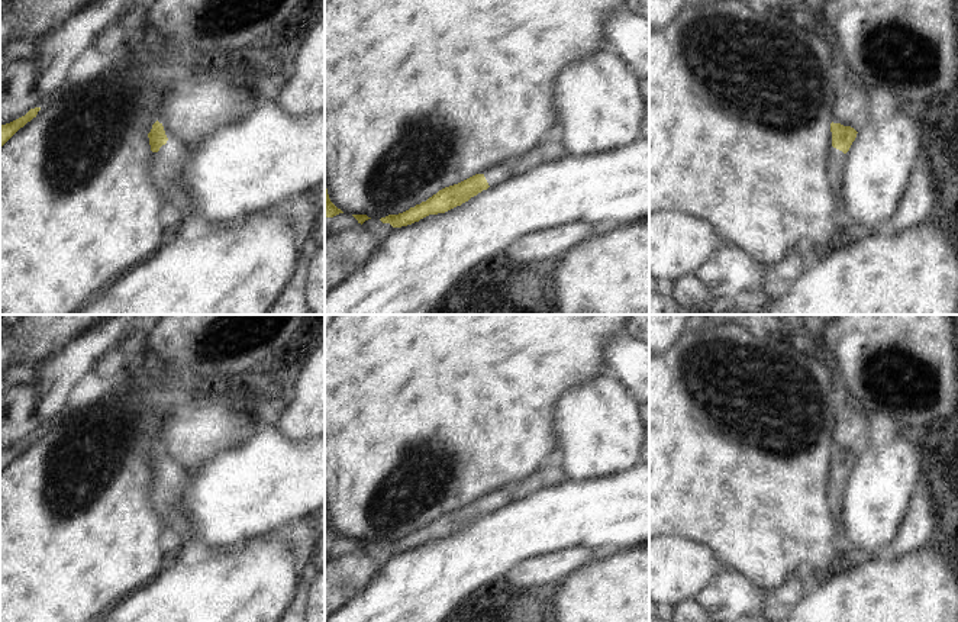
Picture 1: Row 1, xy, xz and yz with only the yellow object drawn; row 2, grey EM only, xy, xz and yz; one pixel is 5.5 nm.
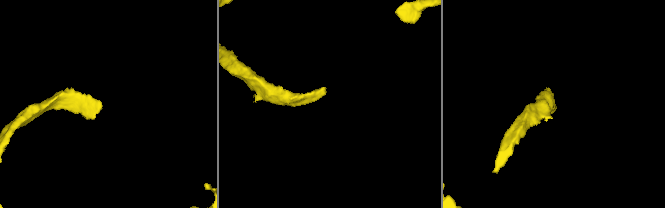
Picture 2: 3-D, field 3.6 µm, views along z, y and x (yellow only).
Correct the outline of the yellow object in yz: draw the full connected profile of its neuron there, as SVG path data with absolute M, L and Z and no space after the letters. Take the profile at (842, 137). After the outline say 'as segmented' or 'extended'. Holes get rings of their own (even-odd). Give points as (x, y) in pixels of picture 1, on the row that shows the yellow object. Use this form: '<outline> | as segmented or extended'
M833 122L830 123L830 132L832 132L833 148L829 152L828 167L830 170L830 180L833 183L832 191L838 199L841 199L841 187L838 186L839 162L844 158L844 155L849 151L858 132L851 126L844 126L841 123L833 123Z | extended

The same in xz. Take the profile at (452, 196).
M516 158L506 159L501 164L488 168L484 174L475 174L458 184L445 187L426 202L422 202L403 213L381 217L380 220L383 223L390 223L393 228L401 228L419 222L429 215L445 213L468 202L490 186L506 181L512 175L512 164L515 161Z | extended

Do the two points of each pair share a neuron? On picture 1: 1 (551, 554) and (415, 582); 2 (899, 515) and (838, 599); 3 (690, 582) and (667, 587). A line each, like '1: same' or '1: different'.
1: same
2: different
3: same

